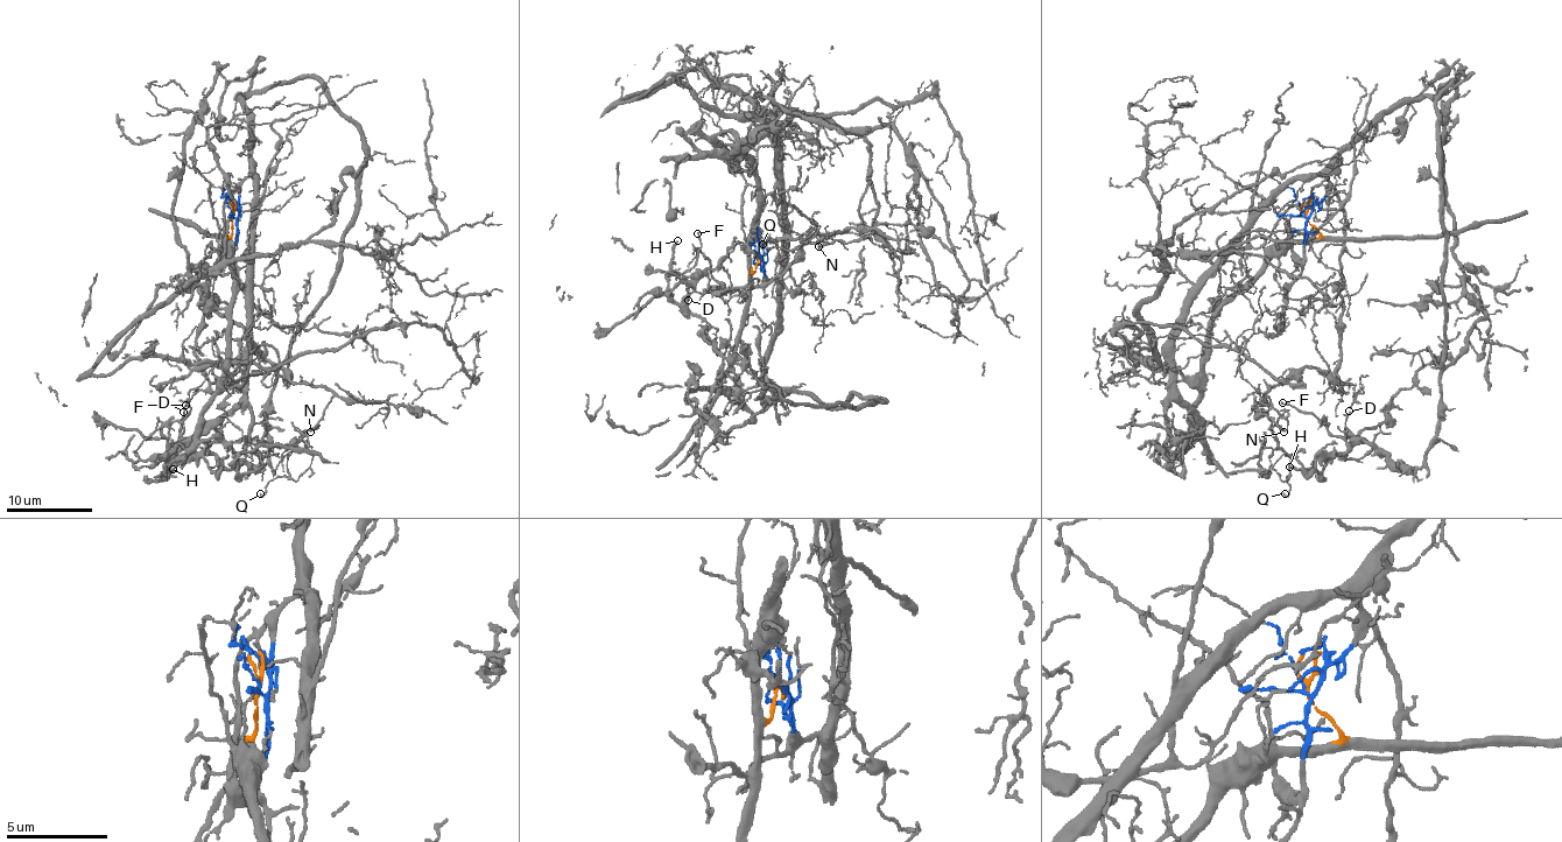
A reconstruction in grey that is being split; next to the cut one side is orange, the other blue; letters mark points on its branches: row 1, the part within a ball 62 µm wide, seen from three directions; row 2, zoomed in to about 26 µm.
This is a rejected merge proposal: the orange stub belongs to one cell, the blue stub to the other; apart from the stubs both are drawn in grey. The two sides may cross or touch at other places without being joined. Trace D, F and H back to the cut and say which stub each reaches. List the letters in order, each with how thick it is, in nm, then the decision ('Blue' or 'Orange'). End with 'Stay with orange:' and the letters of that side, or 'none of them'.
D: Thickness 190 nm. Blue
F: Thickness 160 nm. Blue
H: Thickness 220 nm. Blue
Stay with orange: none of them

